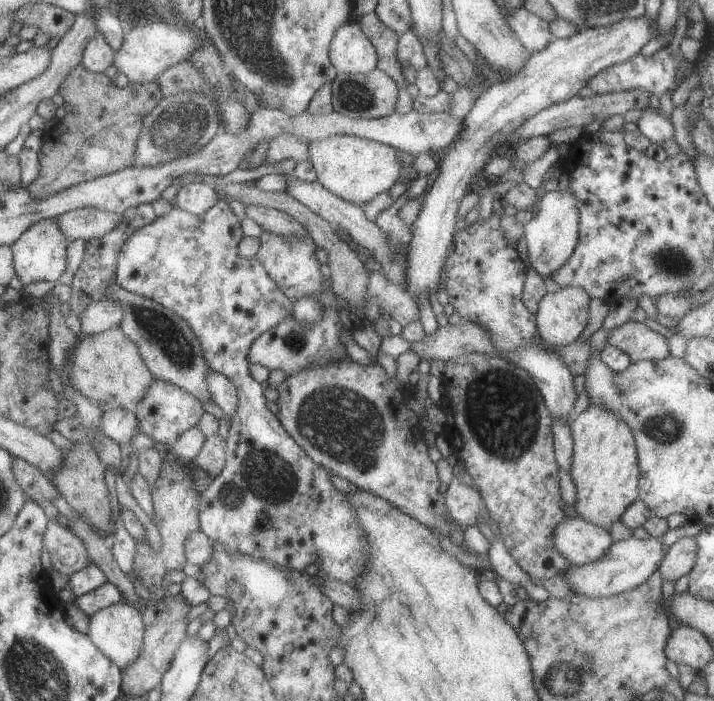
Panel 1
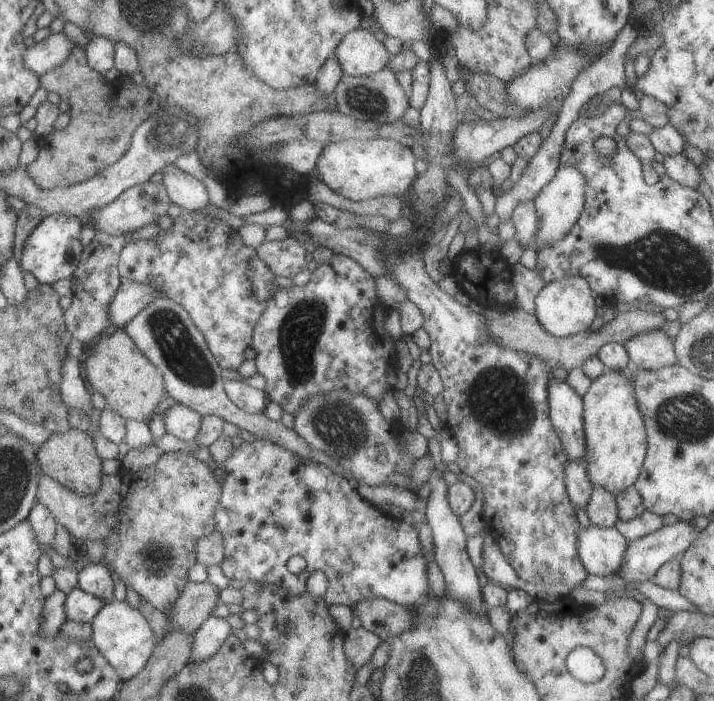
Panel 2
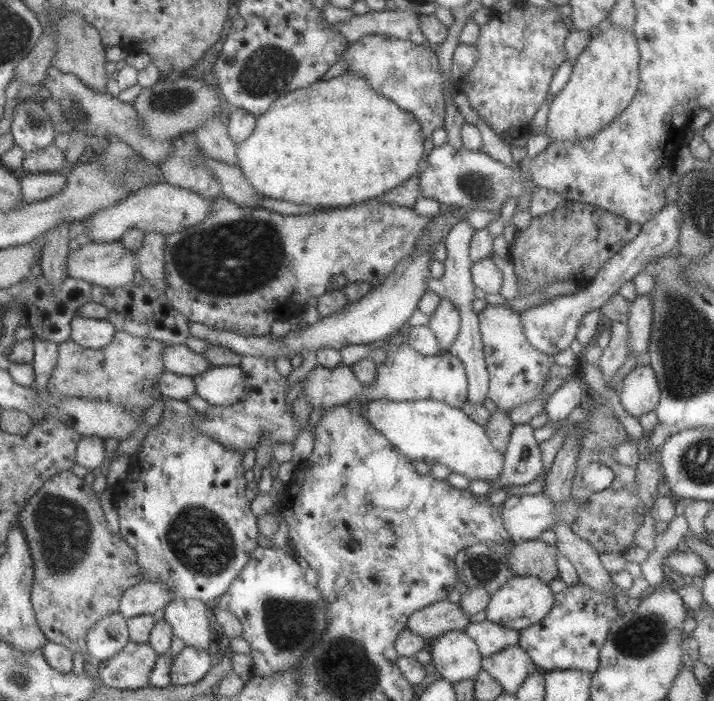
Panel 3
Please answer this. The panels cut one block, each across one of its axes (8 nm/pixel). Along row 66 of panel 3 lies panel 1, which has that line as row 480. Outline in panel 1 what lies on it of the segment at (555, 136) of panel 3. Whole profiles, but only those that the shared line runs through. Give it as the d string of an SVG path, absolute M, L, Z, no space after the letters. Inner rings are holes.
M592 403L572 422L571 429L574 446L570 474L576 487L574 510L576 510L577 516L583 518L586 522L610 532L612 524L621 520L627 506L630 506L639 498L641 472L637 463L637 444L633 430L613 412Z

